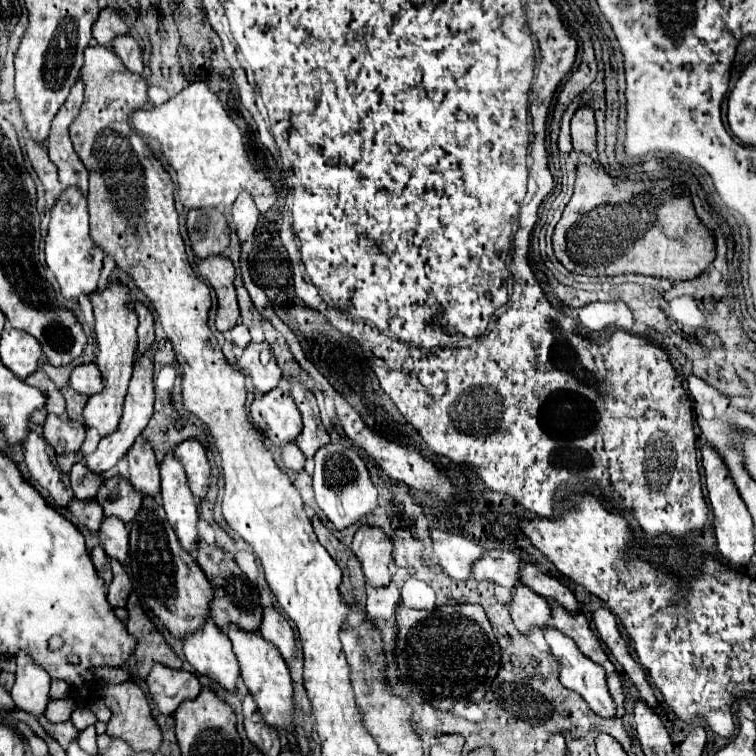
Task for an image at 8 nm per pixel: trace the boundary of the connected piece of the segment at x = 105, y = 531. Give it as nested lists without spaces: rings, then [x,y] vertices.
[[[105,518],[101,524],[101,546],[109,558],[117,558],[121,564],[127,558],[129,552],[129,532],[121,520],[115,518]]]

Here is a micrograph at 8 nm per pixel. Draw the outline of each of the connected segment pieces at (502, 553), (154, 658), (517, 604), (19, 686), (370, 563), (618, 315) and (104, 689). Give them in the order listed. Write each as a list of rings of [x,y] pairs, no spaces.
[[[487,550],[481,560],[473,562],[471,574],[475,580],[497,582],[505,588],[513,588],[519,582],[521,560],[507,550]]]
[[[133,592],[129,602],[127,602],[127,612],[129,612],[129,620],[127,620],[127,632],[137,640],[135,646],[135,674],[137,678],[145,680],[147,672],[155,666],[155,664],[163,664],[169,668],[181,668],[181,660],[177,658],[177,654],[165,644],[163,636],[155,630],[153,622],[145,616],[137,594]]]
[[[517,584],[517,588],[513,588],[513,594],[511,594],[509,612],[519,632],[527,634],[531,626],[543,628],[549,624],[551,608],[543,596],[537,596],[525,584]]]
[[[17,652],[15,660],[17,680],[11,690],[11,696],[21,710],[39,716],[45,712],[45,706],[49,702],[51,676],[45,672],[45,668],[39,668],[41,664],[37,664],[27,652]]]
[[[361,526],[355,532],[355,538],[351,542],[351,552],[357,556],[357,560],[363,566],[365,580],[375,586],[387,586],[391,582],[389,572],[389,560],[391,560],[391,540],[381,532],[381,528],[369,528]]]
[[[623,302],[587,304],[587,306],[577,310],[577,318],[579,318],[579,324],[587,332],[599,332],[599,330],[605,330],[605,328],[629,332],[631,326],[633,326],[631,310]]]
[[[121,682],[121,684],[101,686],[99,698],[113,712],[113,716],[111,716],[111,720],[107,724],[107,734],[109,736],[119,736],[119,738],[127,740],[135,750],[149,750],[149,752],[159,750],[159,746],[161,746],[159,726],[151,716],[151,710],[149,710],[149,704],[147,704],[147,698],[145,698],[143,690],[135,682]]]

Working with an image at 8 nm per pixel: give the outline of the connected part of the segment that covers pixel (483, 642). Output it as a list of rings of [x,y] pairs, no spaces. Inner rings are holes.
[[[401,602],[395,614],[397,614],[397,640],[393,654],[399,668],[399,680],[409,692],[413,692],[421,700],[431,702],[433,708],[445,712],[457,712],[457,704],[469,706],[485,698],[501,666],[501,646],[497,644],[491,622],[479,604],[441,606],[429,612],[429,610],[411,610]]]

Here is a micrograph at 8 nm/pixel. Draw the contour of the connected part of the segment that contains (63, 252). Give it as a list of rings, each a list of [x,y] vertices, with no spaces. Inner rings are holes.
[[[67,188],[51,210],[49,234],[45,238],[45,258],[61,286],[63,300],[77,300],[79,296],[89,296],[95,292],[103,256],[105,254],[93,244],[89,236],[89,214],[85,196],[77,188]]]

